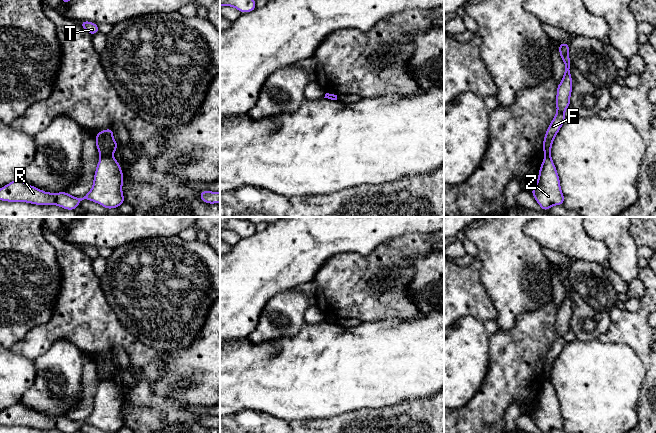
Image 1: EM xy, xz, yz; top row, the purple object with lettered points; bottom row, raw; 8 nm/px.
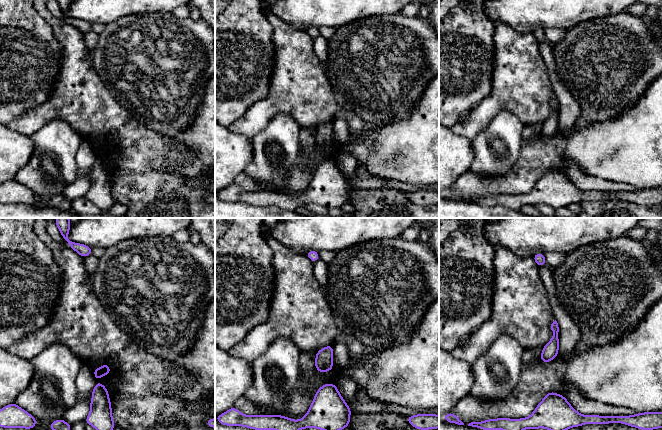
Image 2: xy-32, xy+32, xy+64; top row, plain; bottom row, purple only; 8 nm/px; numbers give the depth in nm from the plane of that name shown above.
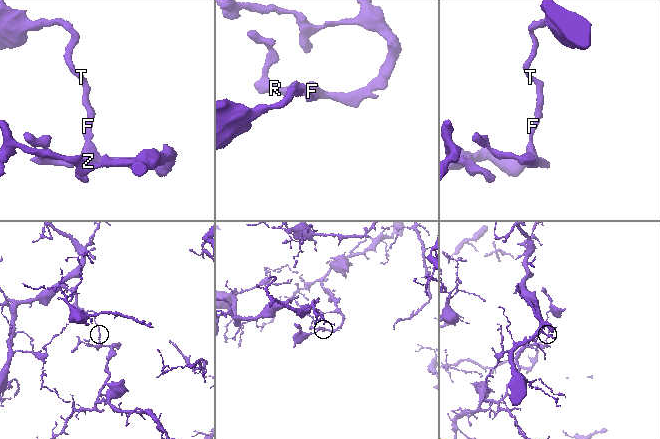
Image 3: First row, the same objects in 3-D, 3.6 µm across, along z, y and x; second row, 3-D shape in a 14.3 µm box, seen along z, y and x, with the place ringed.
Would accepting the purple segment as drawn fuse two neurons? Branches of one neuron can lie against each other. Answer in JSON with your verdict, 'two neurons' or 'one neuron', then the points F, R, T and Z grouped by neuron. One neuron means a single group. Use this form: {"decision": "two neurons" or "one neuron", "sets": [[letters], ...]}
{"decision": "two neurons", "sets": [["F", "T"], ["R", "Z"]]}

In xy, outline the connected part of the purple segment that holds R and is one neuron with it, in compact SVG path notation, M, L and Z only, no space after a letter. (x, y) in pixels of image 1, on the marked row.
M103 156L100 157L95 170L93 187L83 198L73 197L67 192L44 192L18 178L0 189L0 200L36 205L58 205L67 210L75 210L85 199L96 202L108 210L118 208L125 202L122 185L123 172L119 162L113 156Z

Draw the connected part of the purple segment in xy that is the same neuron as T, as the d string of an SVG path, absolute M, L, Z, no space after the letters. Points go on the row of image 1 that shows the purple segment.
M82 21L80 26L83 27L91 35L95 35L97 32L99 32L98 25L93 22Z

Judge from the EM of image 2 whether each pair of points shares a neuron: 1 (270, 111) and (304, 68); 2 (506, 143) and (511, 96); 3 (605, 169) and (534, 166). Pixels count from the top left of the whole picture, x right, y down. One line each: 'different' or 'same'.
1: same
2: different
3: same

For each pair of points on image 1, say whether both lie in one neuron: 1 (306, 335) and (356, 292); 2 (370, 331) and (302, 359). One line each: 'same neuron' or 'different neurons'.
1: different neurons
2: same neuron

